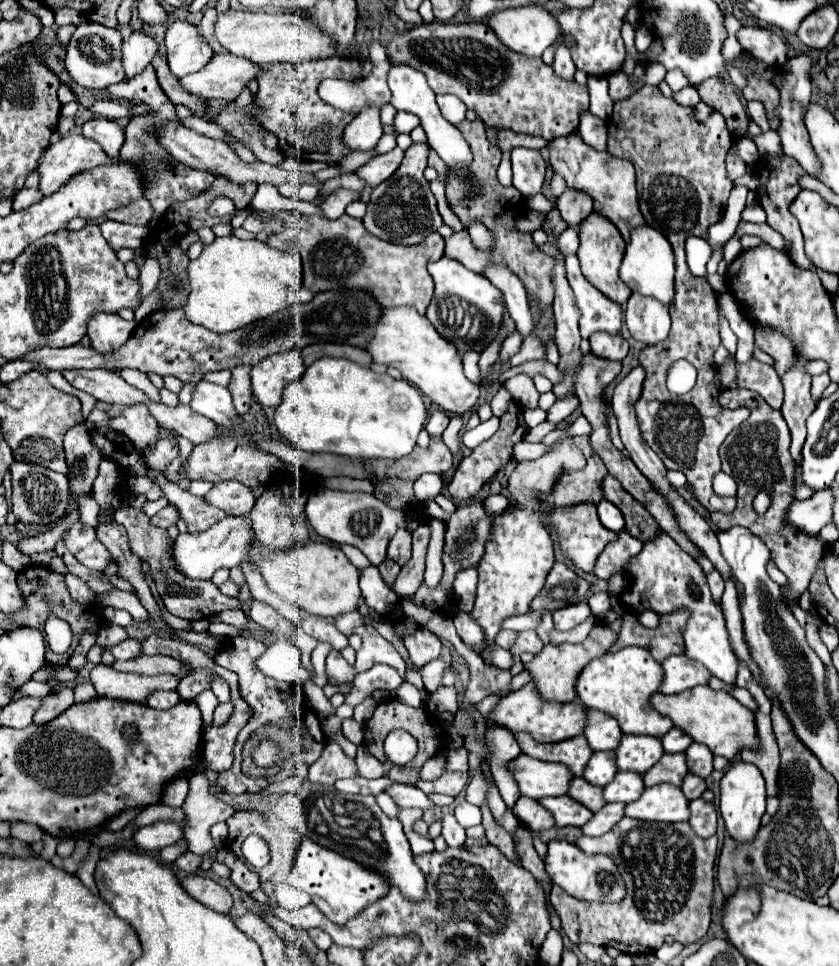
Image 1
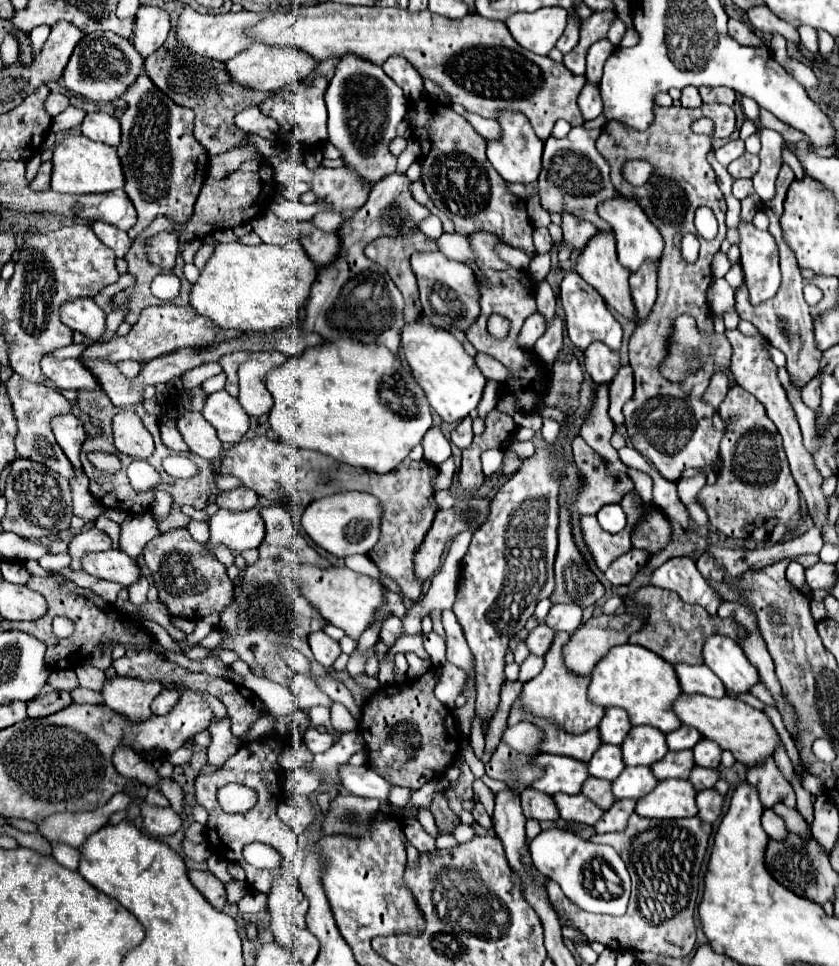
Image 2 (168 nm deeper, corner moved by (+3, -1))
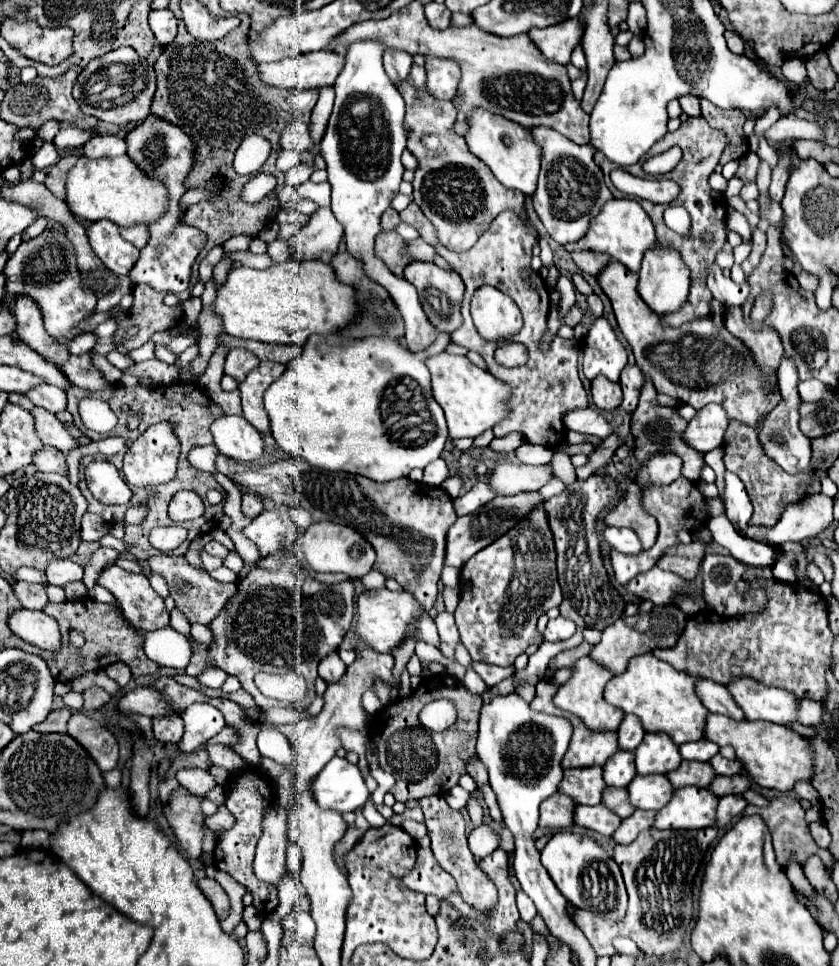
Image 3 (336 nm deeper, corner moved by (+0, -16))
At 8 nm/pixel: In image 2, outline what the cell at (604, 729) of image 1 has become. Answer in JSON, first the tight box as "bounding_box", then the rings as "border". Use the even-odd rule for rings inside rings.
{"bounding_box":[599,707,631,745],"border":[[[609,707],[601,725],[599,725],[601,741],[621,745],[623,739],[627,737],[627,733],[629,733],[629,729],[631,729],[629,715],[623,713],[623,709],[619,709],[619,707]]]}

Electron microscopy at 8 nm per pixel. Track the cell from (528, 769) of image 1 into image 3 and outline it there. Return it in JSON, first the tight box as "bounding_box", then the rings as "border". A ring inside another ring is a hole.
{"bounding_box":[558,766,606,806],"border":[[[590,766],[590,768],[572,768],[564,770],[562,784],[558,786],[558,794],[566,794],[576,800],[576,804],[594,806],[602,800],[602,790],[606,788],[602,780],[602,768]]]}

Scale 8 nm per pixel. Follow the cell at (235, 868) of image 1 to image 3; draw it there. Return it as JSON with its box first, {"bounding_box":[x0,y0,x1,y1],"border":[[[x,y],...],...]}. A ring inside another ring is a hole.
{"bounding_box":[206,865,244,934],"border":[[[215,865],[206,867],[206,875],[216,880],[229,896],[231,904],[230,914],[228,914],[228,918],[222,922],[222,930],[224,930],[226,934],[230,934],[230,932],[236,928],[236,924],[242,920],[242,910],[244,910],[242,894],[244,894],[244,886],[236,882],[229,874],[218,870]]]}

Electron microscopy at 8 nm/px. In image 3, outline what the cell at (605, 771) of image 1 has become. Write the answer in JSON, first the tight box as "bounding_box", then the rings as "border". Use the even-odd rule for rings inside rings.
{"bounding_box":[602,750,636,788],"border":[[[618,750],[614,756],[610,756],[610,760],[602,766],[604,770],[604,782],[606,786],[614,786],[614,788],[626,788],[632,778],[636,776],[636,768],[634,768],[634,754],[632,752],[622,752]]]}

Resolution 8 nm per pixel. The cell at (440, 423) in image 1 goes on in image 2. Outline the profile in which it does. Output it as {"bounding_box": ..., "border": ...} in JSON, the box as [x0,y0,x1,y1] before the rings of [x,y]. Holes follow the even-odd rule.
{"bounding_box":[423,427,451,465],"border":[[[433,427],[425,433],[423,437],[423,449],[425,449],[425,455],[423,459],[431,465],[441,465],[443,461],[447,461],[451,457],[451,443],[447,441],[447,437],[441,433],[441,429]]]}

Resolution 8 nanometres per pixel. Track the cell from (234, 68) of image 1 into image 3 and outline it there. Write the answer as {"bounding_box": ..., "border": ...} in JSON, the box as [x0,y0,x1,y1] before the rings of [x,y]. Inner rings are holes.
{"bounding_box":[256,52,344,90],"border":[[[308,52],[270,64],[258,64],[256,72],[264,84],[288,90],[312,90],[332,86],[340,74],[344,56],[336,52]]]}

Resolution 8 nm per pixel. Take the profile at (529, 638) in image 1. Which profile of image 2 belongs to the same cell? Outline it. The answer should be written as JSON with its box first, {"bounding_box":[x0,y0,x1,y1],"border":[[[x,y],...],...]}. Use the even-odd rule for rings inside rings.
{"bounding_box":[527,625,555,657],"border":[[[539,625],[539,627],[535,627],[535,629],[529,633],[529,637],[527,637],[527,647],[529,647],[529,651],[531,651],[533,655],[543,657],[543,655],[549,651],[549,647],[551,647],[553,637],[555,637],[555,631],[553,631],[553,629],[549,629],[547,625]]]}

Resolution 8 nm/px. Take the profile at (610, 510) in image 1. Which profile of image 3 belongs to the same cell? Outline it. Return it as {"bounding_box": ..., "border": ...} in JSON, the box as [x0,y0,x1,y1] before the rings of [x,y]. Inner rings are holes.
{"bounding_box":[602,526,642,554],"border":[[[610,526],[610,528],[606,528],[606,530],[602,532],[602,536],[604,536],[604,540],[606,540],[610,546],[614,546],[616,550],[620,550],[620,552],[624,552],[624,554],[638,554],[638,552],[642,550],[640,540],[638,540],[638,536],[634,534],[634,530]]]}

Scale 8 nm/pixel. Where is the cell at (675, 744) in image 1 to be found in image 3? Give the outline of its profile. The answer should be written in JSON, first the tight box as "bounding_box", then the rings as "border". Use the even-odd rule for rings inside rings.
{"bounding_box":[680,738,720,762],"border":[[[706,738],[698,742],[686,742],[680,746],[680,754],[684,760],[698,760],[698,762],[708,762],[714,754],[718,754],[718,750],[720,748]]]}

